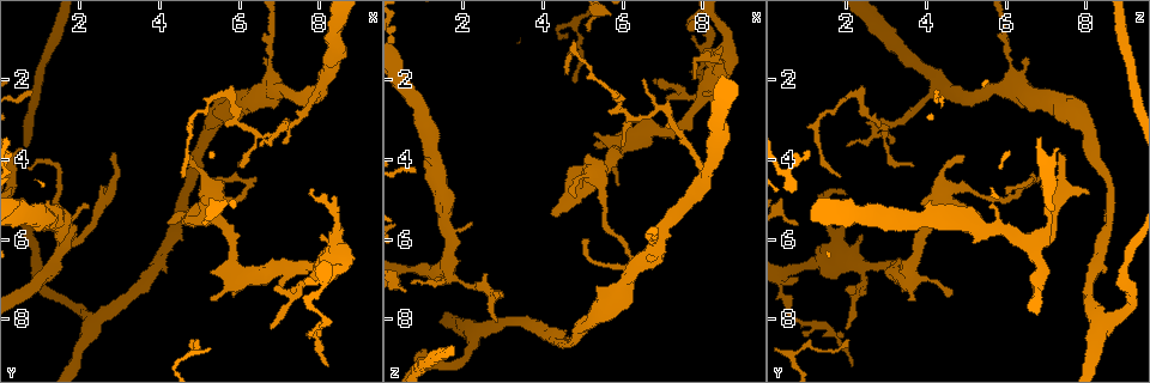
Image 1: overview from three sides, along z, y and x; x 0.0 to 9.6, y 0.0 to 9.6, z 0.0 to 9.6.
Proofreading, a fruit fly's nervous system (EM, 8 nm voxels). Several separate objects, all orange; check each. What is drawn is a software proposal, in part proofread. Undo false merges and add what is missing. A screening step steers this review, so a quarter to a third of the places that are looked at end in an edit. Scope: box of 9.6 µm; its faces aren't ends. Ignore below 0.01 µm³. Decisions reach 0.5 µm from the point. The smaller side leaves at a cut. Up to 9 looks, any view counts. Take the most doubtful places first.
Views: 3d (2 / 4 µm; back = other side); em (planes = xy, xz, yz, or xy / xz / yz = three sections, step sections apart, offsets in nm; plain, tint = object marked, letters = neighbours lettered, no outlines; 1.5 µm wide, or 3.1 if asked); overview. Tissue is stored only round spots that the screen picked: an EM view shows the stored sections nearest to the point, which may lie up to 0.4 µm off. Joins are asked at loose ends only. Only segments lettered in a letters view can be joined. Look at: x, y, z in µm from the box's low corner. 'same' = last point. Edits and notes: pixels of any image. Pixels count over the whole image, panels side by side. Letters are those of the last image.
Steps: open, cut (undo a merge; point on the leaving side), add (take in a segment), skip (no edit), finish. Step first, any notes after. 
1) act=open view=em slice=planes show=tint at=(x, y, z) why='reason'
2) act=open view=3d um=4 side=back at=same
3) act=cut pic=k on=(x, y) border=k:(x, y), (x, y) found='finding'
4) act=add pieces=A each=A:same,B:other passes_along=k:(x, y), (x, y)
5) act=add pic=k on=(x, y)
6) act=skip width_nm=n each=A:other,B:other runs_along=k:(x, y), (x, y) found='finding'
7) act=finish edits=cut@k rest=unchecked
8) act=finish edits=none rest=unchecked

act=open view=em slice=planes show=letters at=(2.85, 4.90, 8.05) why='tapers out'

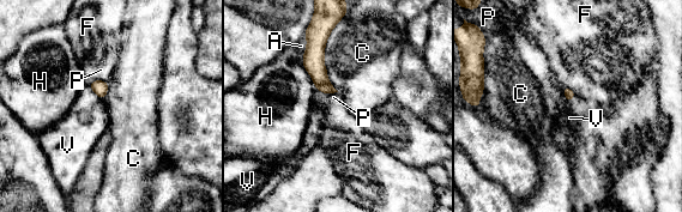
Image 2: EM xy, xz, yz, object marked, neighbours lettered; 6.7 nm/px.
act=skip each=A:other,C:other,F:other,H:other,P:other,V:other border=2:(88, 83), (102, 100) found='no lettered segment goes on from it'

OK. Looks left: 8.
act=open view=em slice=planes show=letters at=(5.30, 3.15, 8.00)

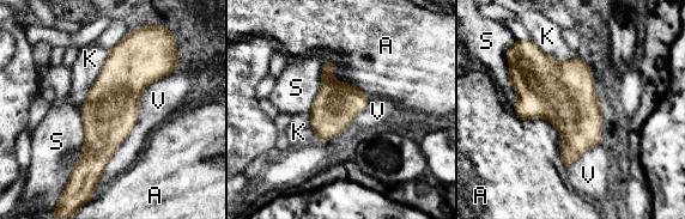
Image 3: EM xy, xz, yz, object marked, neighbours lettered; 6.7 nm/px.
act=skip longest_contact=V:950nm each=A:other,K:other,S:other,V:other runs_along=3:(133, 37), (94, 175) found='all the same cell'

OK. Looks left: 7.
act=open view=em slice=xy step=8 show=letters at=(4.25, 5.60, 5.40)

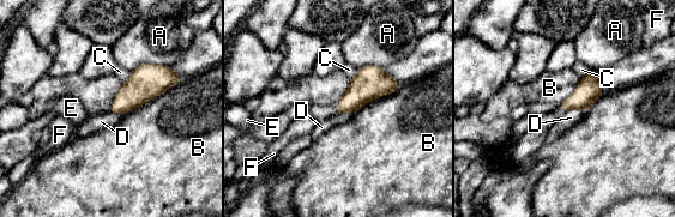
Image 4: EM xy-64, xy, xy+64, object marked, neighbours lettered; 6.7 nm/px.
act=open view=em slice=planes show=letters at=same

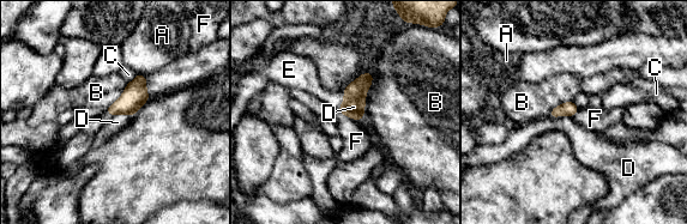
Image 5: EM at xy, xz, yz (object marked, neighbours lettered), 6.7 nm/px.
act=add pieces=E each=A:other,B:other,C:other,D:other,E:same,F:other passes_along=5:(355, 92), (344, 101), (312, 84) found='the cell continues'

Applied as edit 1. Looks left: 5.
act=open view=overview why='redraw'

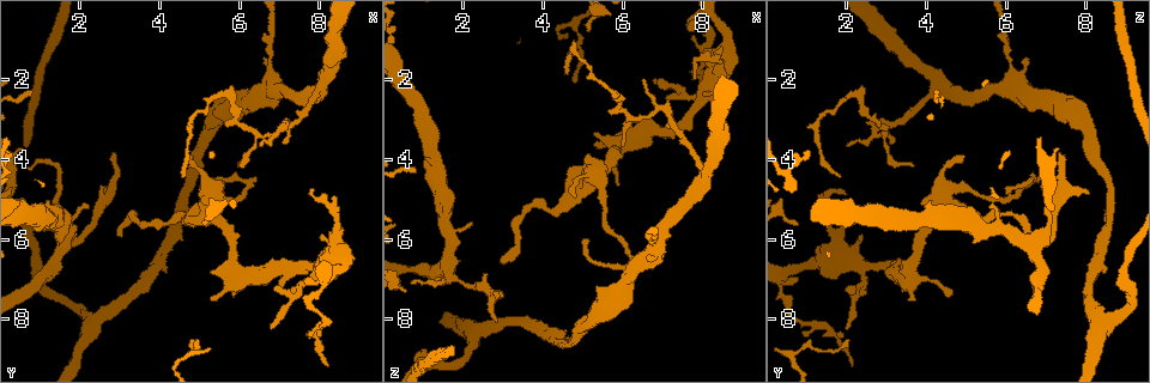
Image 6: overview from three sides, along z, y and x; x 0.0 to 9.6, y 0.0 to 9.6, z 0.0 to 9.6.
act=open view=em slice=planes show=letters at=(6.10, 4.55, 6.60) why='abrupt turn'

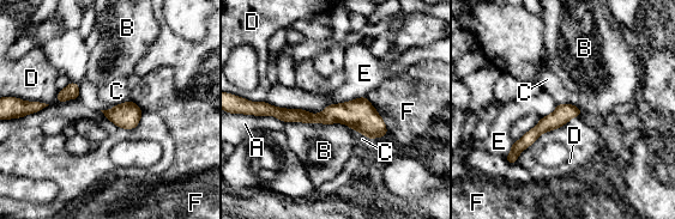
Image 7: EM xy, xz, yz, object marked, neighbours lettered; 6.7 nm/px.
act=skip each=A:other,B:other,C:other,D:other,E:other,F:other border=7:(366, 96), (331, 104) found='continuous, no second cell'

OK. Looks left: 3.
act=finish edits=add@5 rest=unchecked

